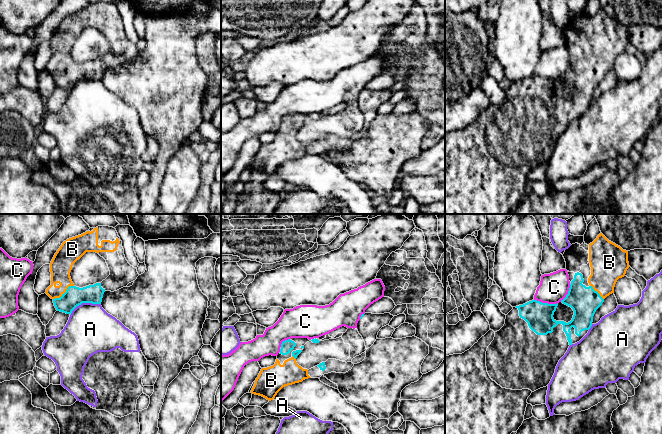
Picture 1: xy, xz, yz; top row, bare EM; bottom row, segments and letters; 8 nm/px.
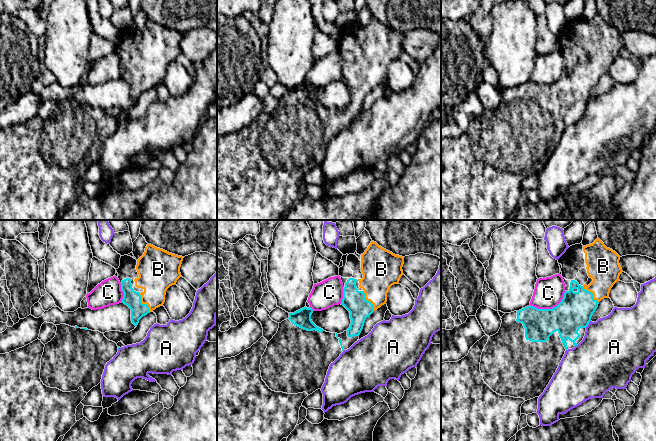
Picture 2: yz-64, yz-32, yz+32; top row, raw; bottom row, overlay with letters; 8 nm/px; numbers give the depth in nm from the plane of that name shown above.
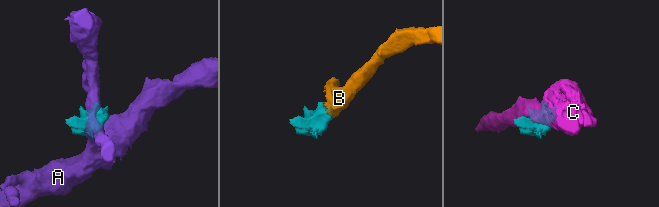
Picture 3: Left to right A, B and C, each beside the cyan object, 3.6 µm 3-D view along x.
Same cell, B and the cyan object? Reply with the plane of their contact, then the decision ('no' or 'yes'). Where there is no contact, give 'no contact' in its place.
contact in xy; yes

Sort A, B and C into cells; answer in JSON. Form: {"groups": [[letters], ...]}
{"groups": [["A"], ["B"], ["C"]]}

